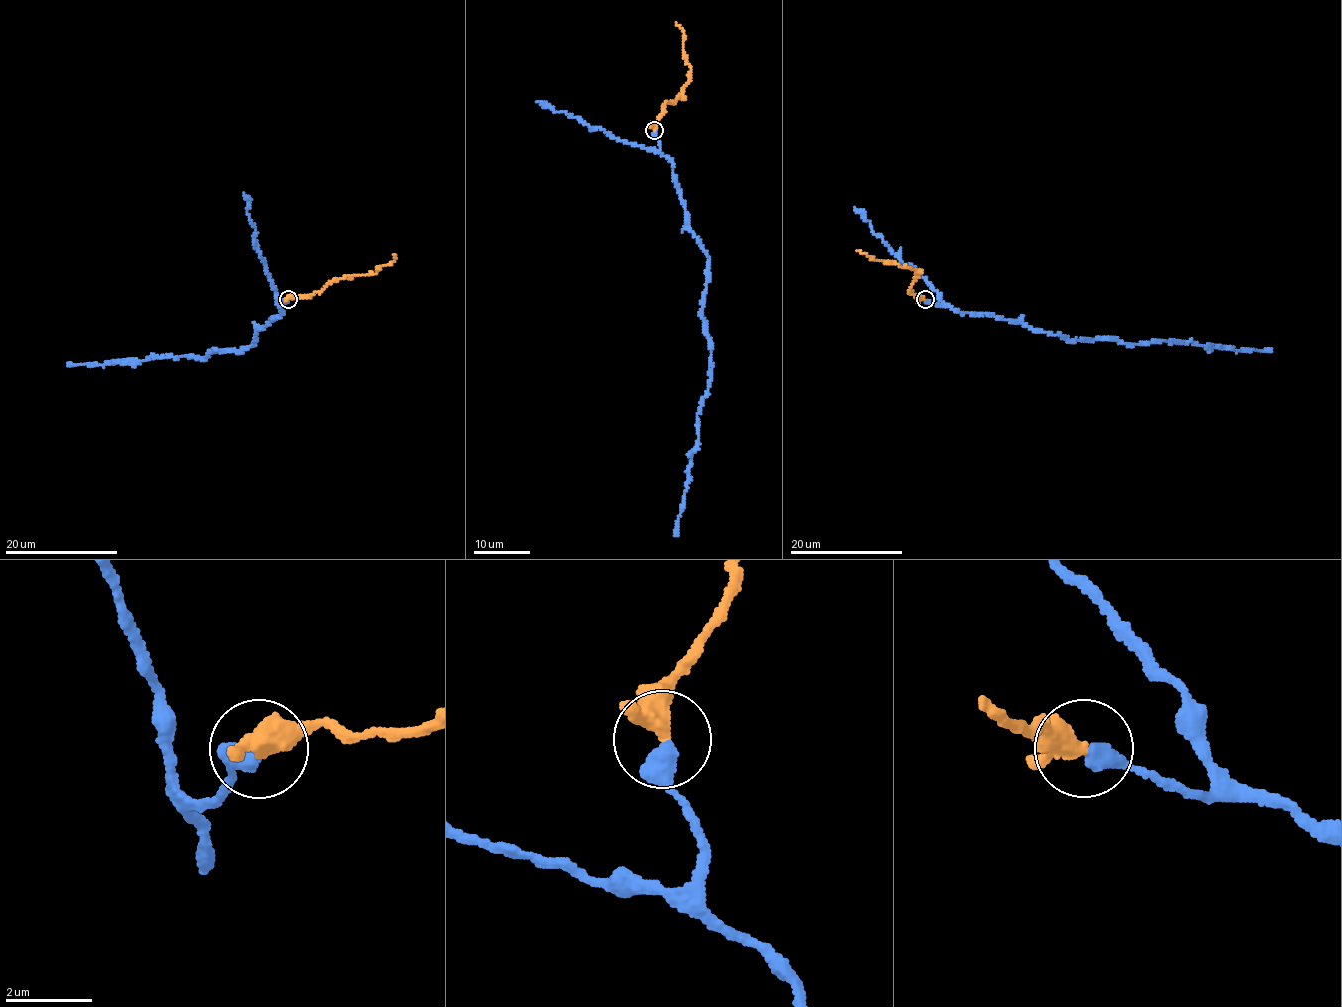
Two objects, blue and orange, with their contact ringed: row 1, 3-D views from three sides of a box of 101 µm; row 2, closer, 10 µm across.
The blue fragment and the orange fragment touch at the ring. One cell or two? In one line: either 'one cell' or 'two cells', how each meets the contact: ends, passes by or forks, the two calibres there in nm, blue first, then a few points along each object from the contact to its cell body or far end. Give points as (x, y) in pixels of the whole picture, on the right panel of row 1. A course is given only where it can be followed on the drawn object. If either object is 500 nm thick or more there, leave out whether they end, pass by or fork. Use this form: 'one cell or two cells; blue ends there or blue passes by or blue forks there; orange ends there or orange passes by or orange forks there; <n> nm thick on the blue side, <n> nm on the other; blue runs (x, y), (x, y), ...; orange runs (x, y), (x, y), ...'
one cell; blue ends there; orange passes by; 480 nm thick on the blue side, 380 nm on the other; blue runs (926, 299), (960, 313), (1023, 321), (1036, 330), (1065, 335), (1070, 341), (1181, 341), (1271, 351); orange runs (924, 299), (912, 295), (910, 289), (917, 275), (915, 269), (858, 251)

